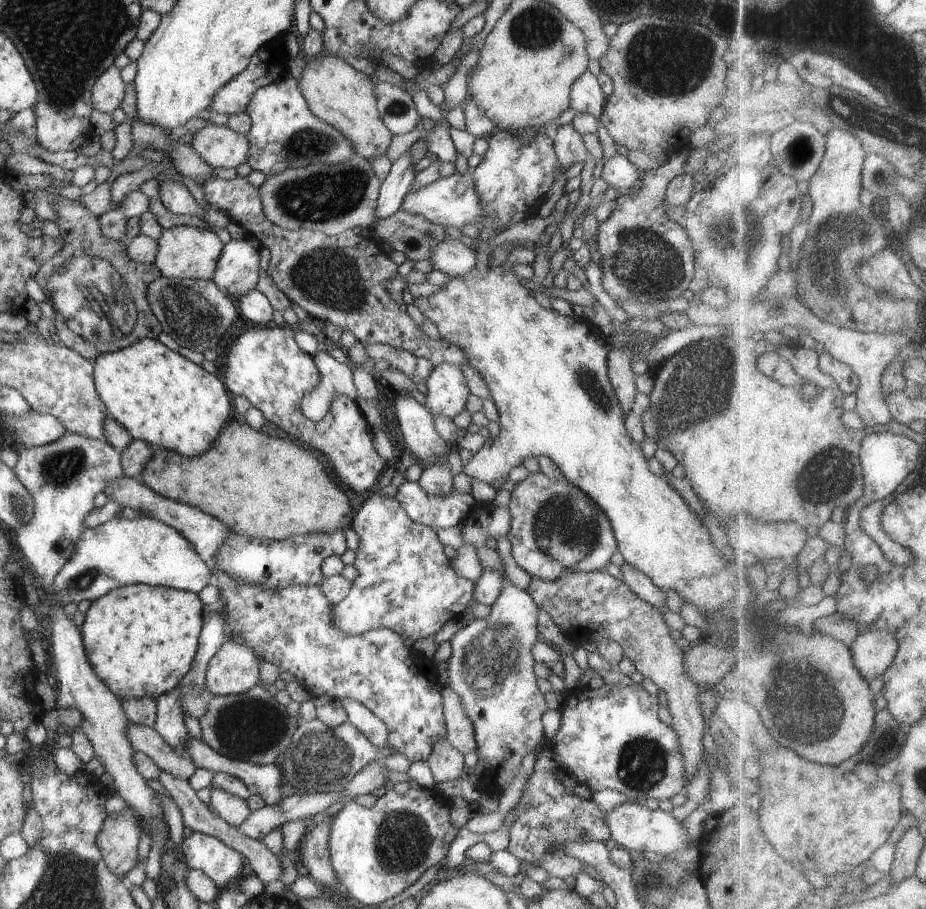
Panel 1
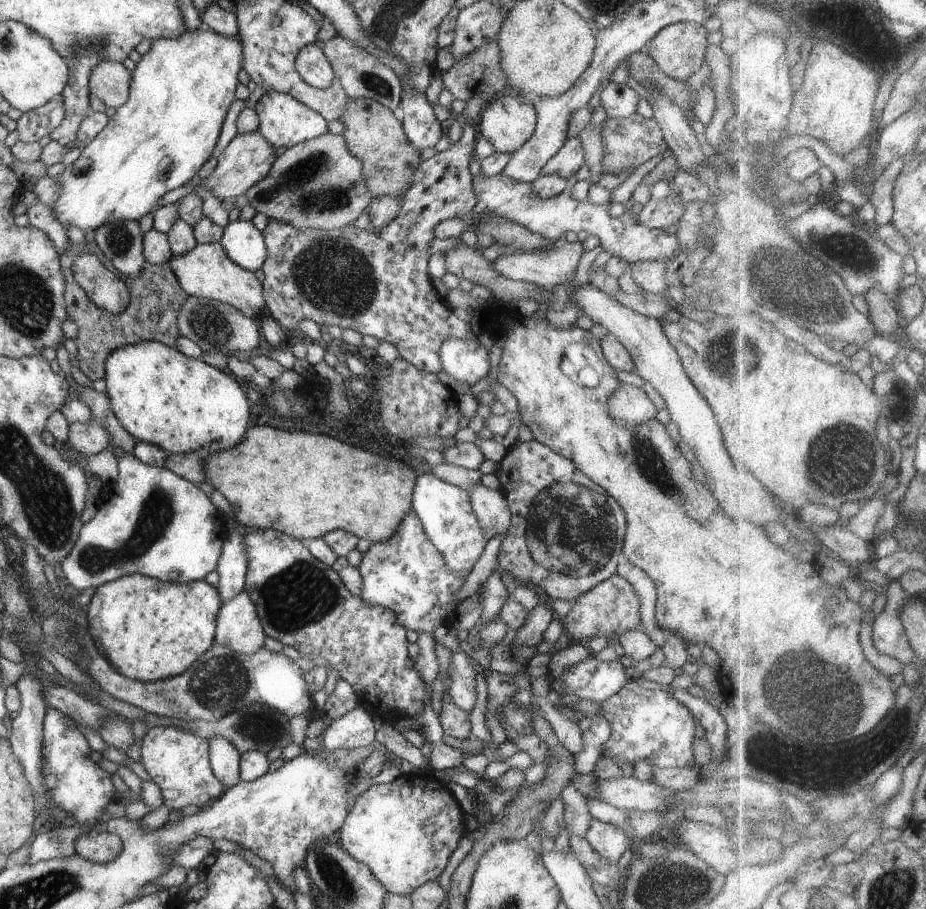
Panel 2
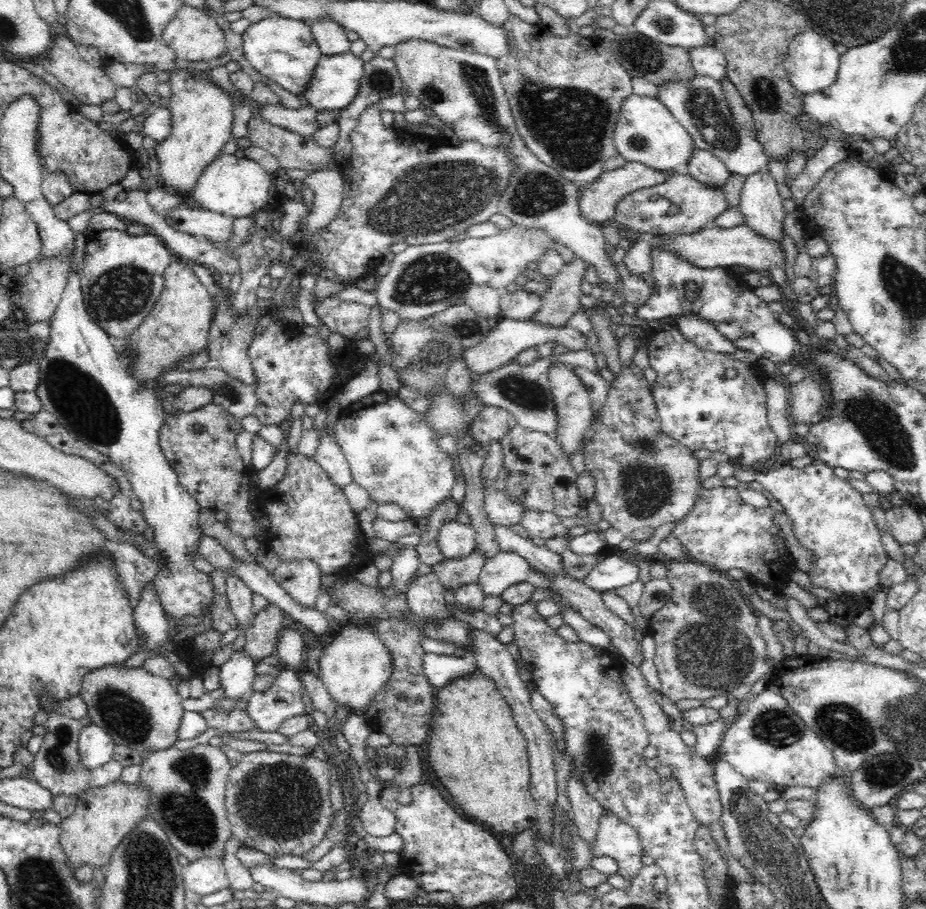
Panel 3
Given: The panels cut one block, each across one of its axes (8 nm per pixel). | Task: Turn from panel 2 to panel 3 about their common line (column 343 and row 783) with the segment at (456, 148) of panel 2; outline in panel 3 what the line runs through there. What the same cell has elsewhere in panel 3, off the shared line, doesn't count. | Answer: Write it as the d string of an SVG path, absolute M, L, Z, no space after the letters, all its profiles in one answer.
M268 749L242 754L240 762L233 764L230 770L225 792L225 807L232 825L232 835L242 846L265 852L272 860L284 854L302 857L307 850L320 845L331 828L334 810L330 803L328 782L325 762L313 755L298 756Z

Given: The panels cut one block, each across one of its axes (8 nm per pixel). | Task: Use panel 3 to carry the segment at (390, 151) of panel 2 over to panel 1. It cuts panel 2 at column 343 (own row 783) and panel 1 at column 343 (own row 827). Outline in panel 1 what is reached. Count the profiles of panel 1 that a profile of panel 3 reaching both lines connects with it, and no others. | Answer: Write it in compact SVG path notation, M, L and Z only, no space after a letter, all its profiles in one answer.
M326 52L305 59L306 66L298 80L298 88L308 103L310 112L342 132L352 142L352 148L358 157L374 160L386 155L394 134L380 120L373 90L375 86L370 77L338 56Z

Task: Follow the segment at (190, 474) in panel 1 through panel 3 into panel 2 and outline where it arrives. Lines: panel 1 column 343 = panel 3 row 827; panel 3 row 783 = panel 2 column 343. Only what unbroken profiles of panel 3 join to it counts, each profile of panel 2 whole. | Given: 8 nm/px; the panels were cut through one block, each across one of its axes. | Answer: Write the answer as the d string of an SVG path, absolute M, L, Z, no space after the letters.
M266 424L262 426L251 425L244 436L244 440L240 440L236 446L229 448L228 450L222 450L212 454L206 454L204 458L204 476L206 476L206 484L208 489L218 490L228 500L232 506L234 514L234 520L237 523L244 526L266 530L274 529L282 534L287 534L296 540L304 540L304 538L317 539L332 530L344 530L357 536L358 538L364 538L364 540L370 540L370 542L384 542L388 540L400 526L400 522L404 520L404 516L411 511L412 508L412 494L414 492L414 482L416 482L417 476L414 470L408 464L404 462L398 462L398 460L392 460L392 458L384 458L384 456L378 456L374 452L366 452L362 448L356 448L356 446L350 446L346 442L340 442L336 438L330 438L330 436L322 436L322 434L313 434L310 432L302 431L286 431L280 430L268 426Z

